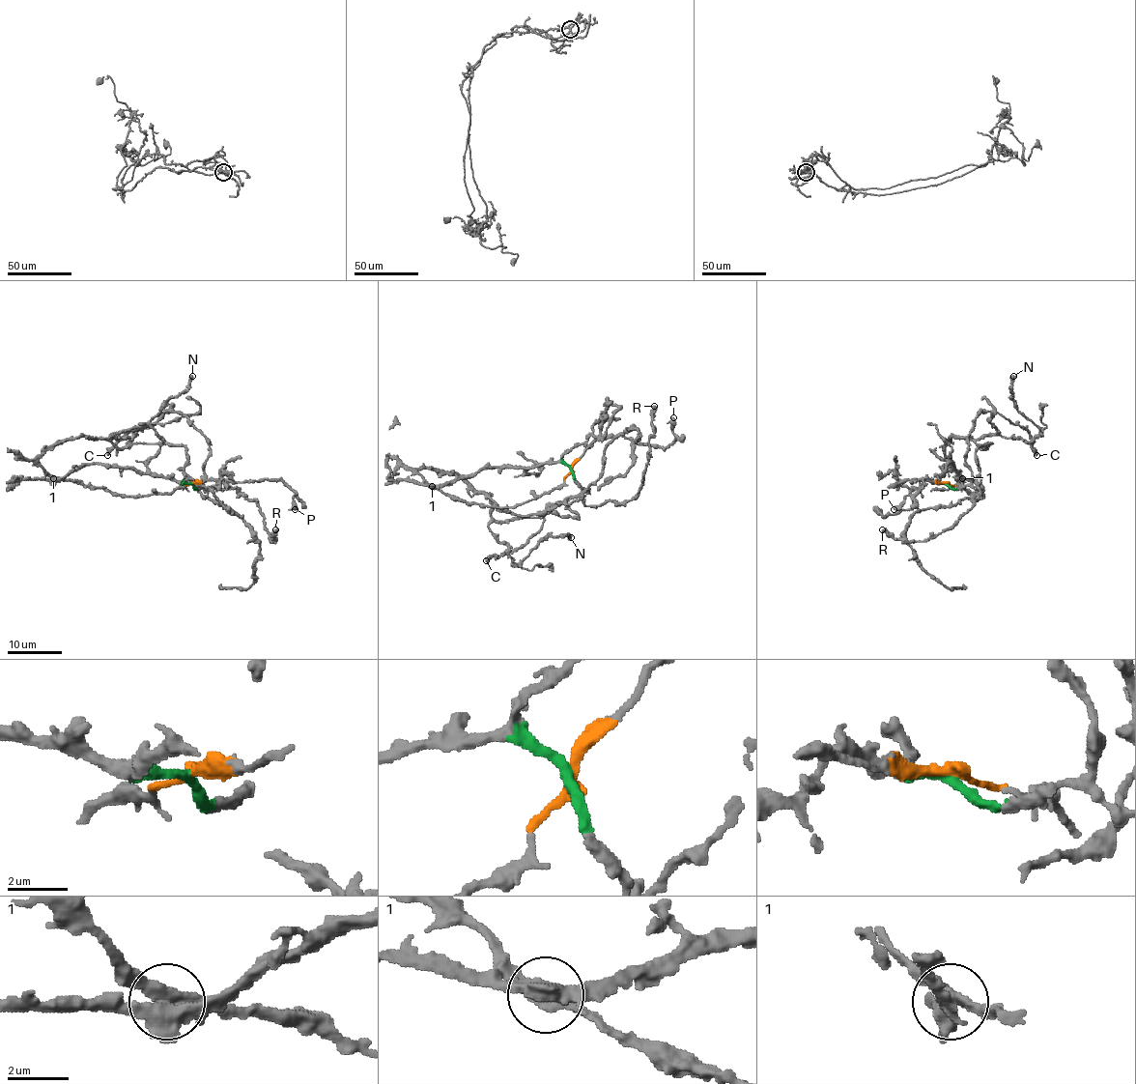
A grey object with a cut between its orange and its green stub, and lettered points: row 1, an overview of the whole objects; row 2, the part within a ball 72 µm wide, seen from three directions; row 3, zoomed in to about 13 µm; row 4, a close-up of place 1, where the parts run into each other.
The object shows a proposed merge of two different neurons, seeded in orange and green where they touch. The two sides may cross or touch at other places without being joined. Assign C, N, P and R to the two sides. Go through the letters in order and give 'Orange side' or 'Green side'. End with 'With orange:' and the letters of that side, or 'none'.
C: Green side
N: Orange side
P: Orange side
R: Green side
With orange: N, P

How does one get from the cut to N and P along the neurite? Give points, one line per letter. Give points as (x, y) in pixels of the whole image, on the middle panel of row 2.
N: (571, 469), (513, 506), (455, 499), (417, 471), (456, 474), (489, 499), (516, 563), (571, 538)
P: (571, 469), (571, 465), (598, 438), (622, 435), (644, 444), (665, 447), (675, 438), (673, 417)

